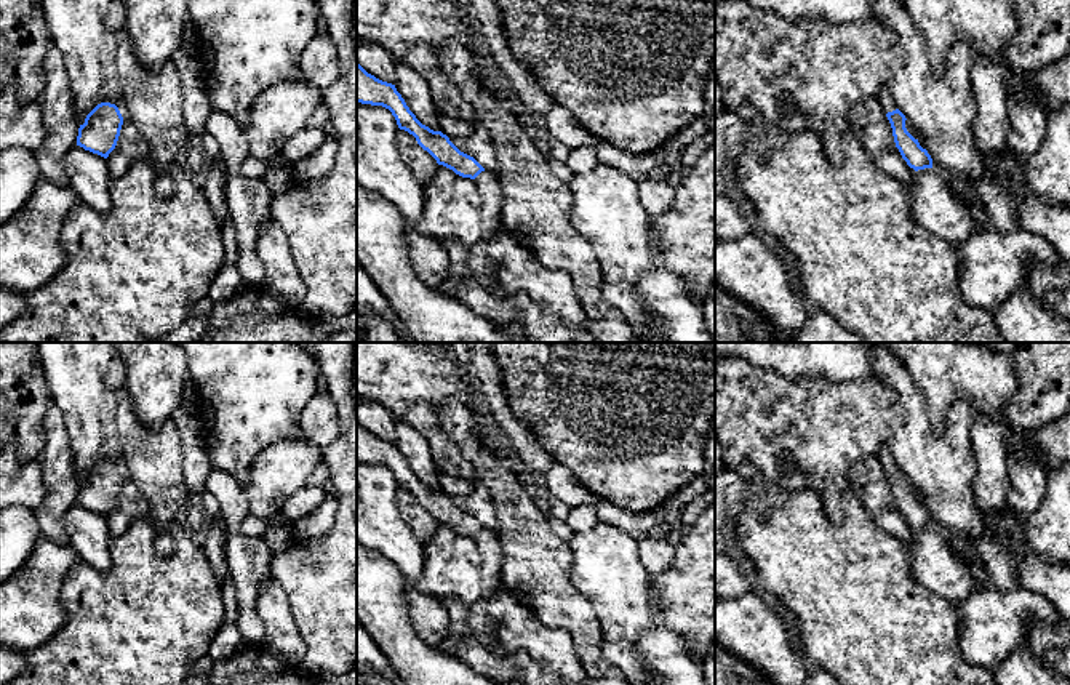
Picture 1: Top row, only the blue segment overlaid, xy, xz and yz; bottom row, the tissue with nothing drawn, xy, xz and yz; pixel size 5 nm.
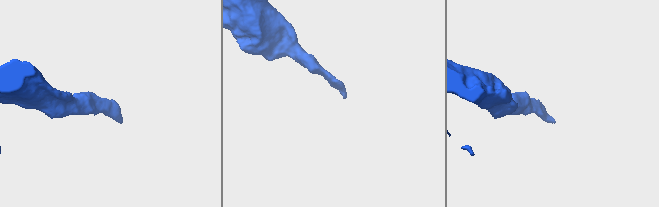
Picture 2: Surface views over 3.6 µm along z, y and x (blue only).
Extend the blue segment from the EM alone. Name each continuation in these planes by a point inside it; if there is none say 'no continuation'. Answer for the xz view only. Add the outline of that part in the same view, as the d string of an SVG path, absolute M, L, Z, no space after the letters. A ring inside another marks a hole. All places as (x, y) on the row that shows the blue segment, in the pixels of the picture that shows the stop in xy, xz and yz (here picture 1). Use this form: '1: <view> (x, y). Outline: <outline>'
1: xz (488, 184). Outline: M488 170L481 171L475 179L481 197L481 240L489 240L502 230L502 190L497 176Z

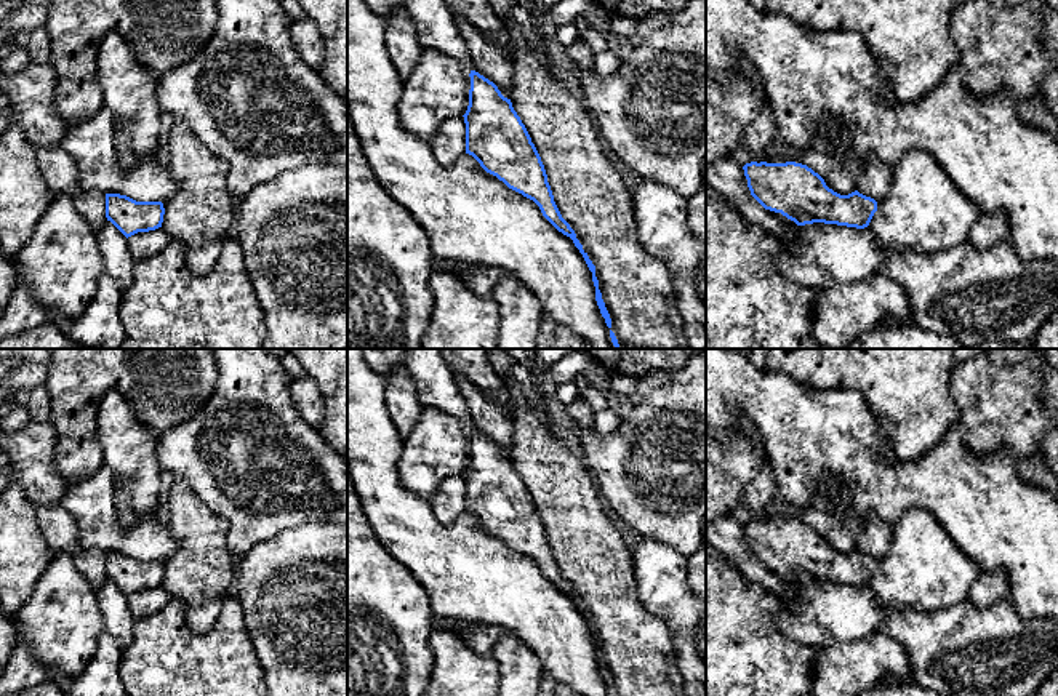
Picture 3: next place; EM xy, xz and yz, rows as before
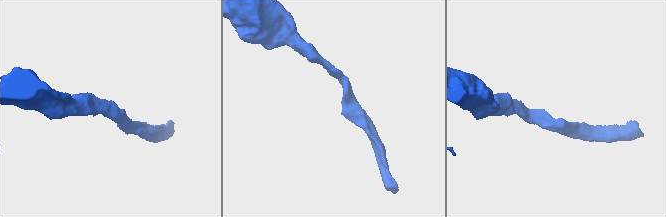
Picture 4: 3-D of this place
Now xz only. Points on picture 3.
no continuation

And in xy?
no continuation

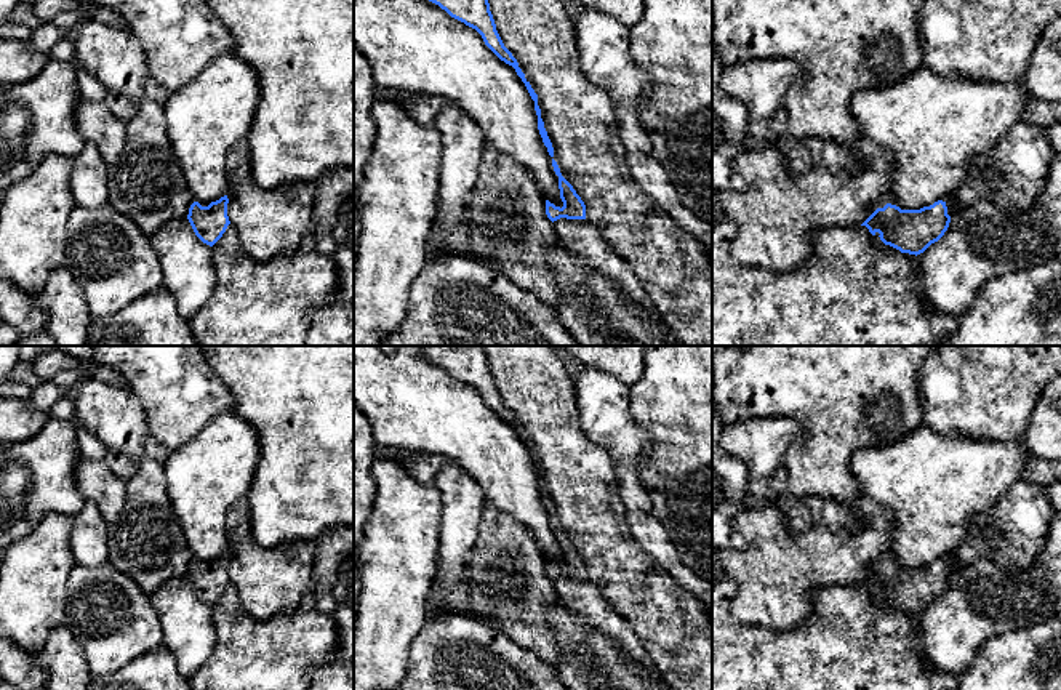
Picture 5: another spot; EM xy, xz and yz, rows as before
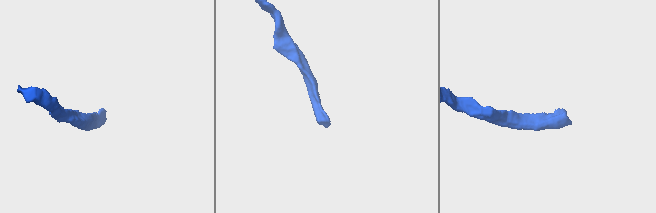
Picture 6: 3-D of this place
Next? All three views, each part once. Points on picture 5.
1: xz (580, 236). Outline: M560 218L554 221L554 231L560 243L570 248L578 258L603 275L615 279L623 293L627 295L675 346L680 346L642 288L634 269L610 248L594 224L587 219Z

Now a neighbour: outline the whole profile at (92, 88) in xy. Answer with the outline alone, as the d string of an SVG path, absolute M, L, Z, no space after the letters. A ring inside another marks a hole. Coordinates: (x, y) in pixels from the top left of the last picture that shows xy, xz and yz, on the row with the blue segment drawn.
M77 69L77 85L80 94L93 102L102 102L107 93L104 83L83 69Z

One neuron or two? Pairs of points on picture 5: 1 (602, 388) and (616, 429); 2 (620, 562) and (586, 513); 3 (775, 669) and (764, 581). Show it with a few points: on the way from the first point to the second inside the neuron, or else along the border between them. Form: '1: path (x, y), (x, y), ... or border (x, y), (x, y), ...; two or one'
1: path (602, 397), (607, 420); one
2: path (608, 549), (596, 525); one
3: border (807, 617), (784, 629), (738, 625), (733, 621); two

